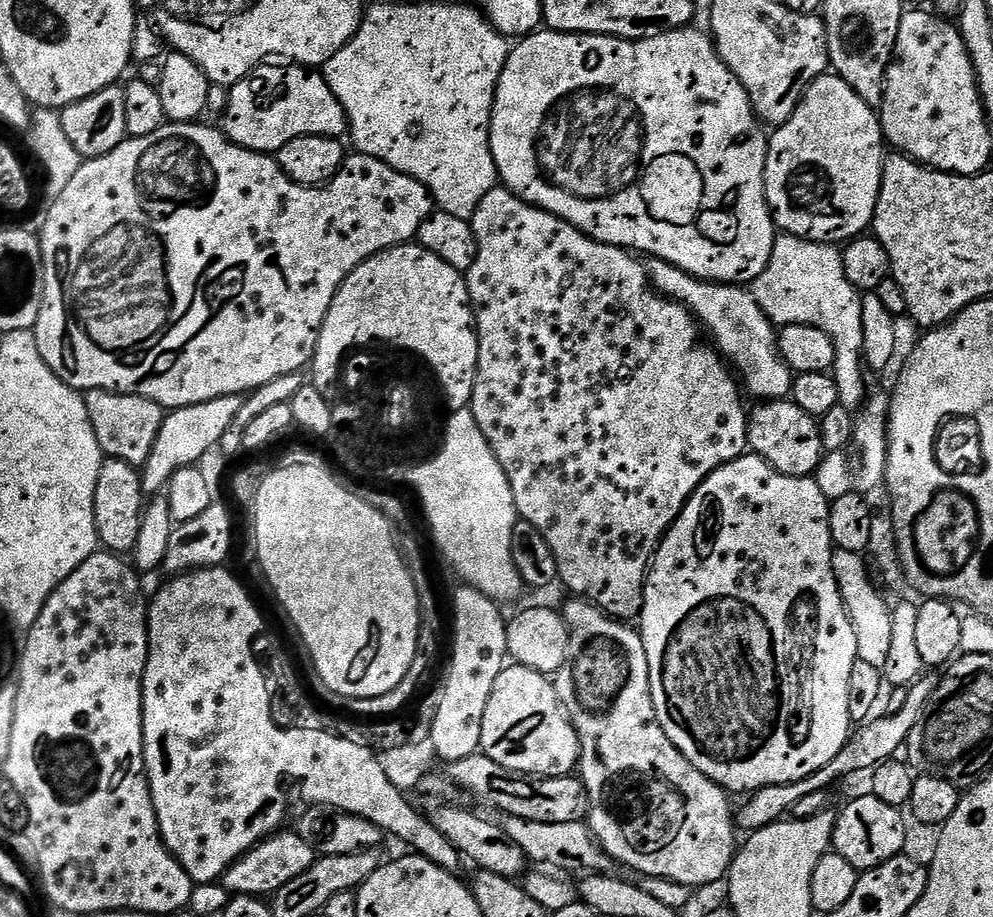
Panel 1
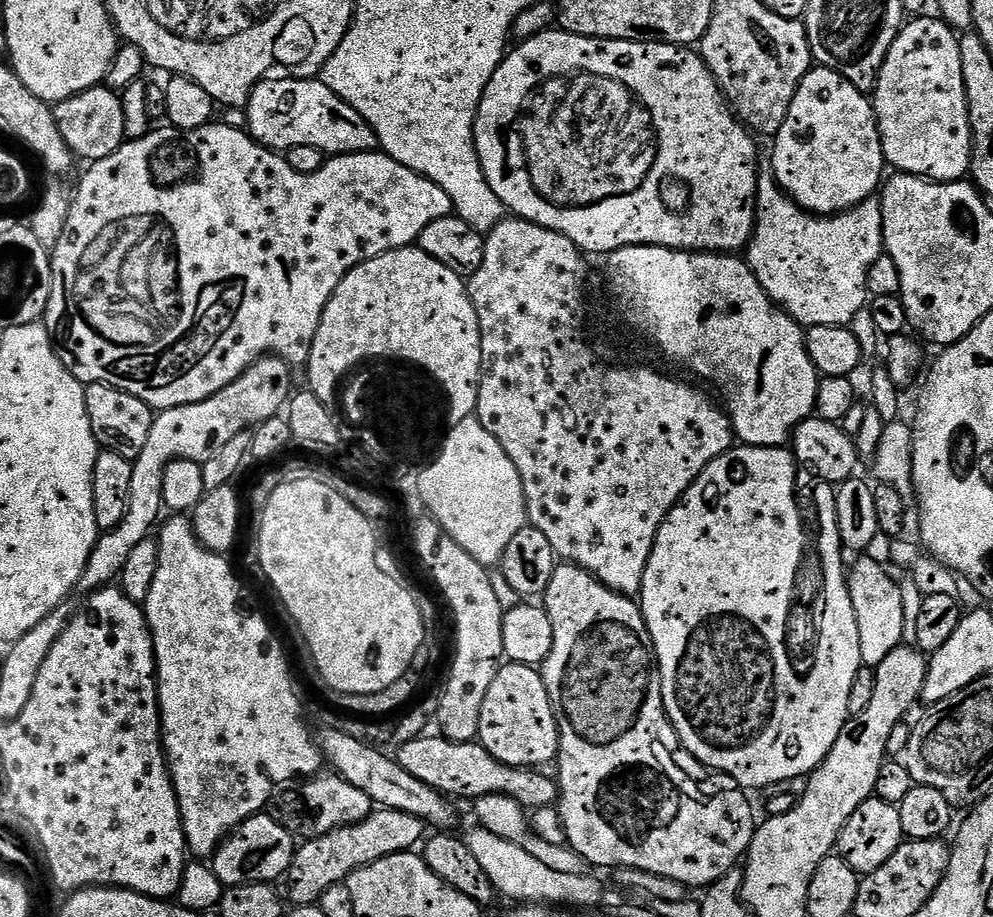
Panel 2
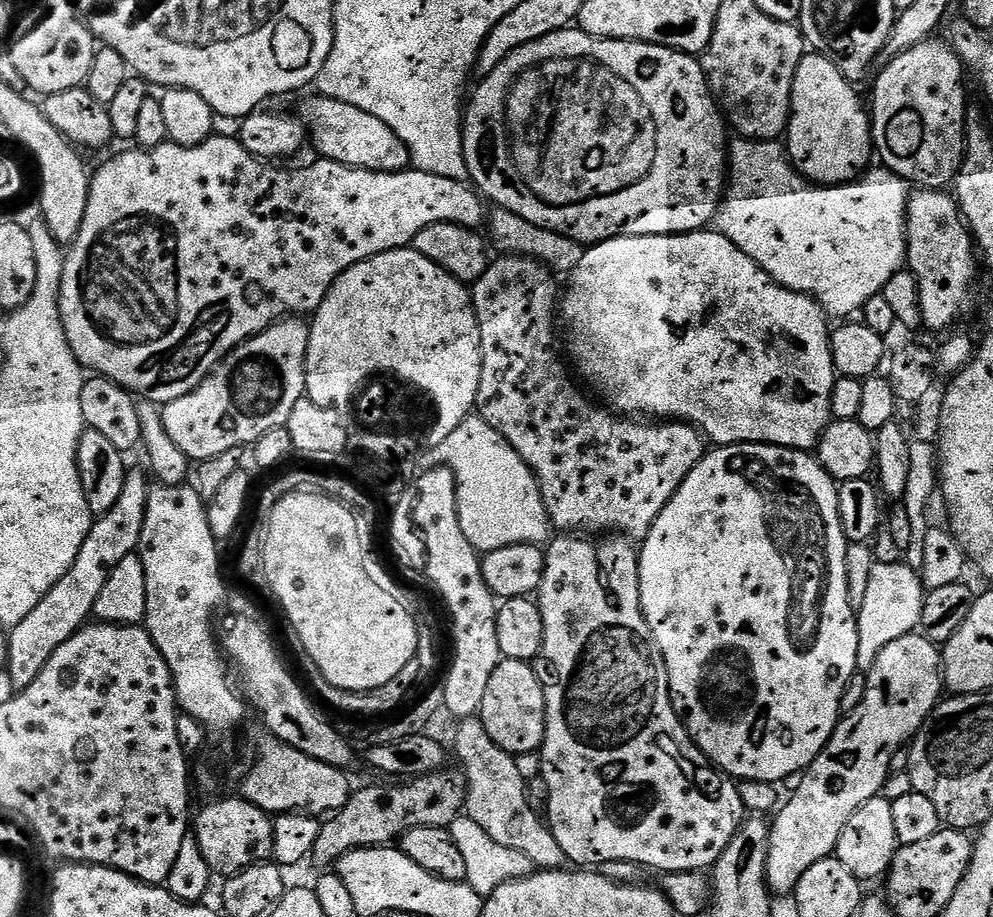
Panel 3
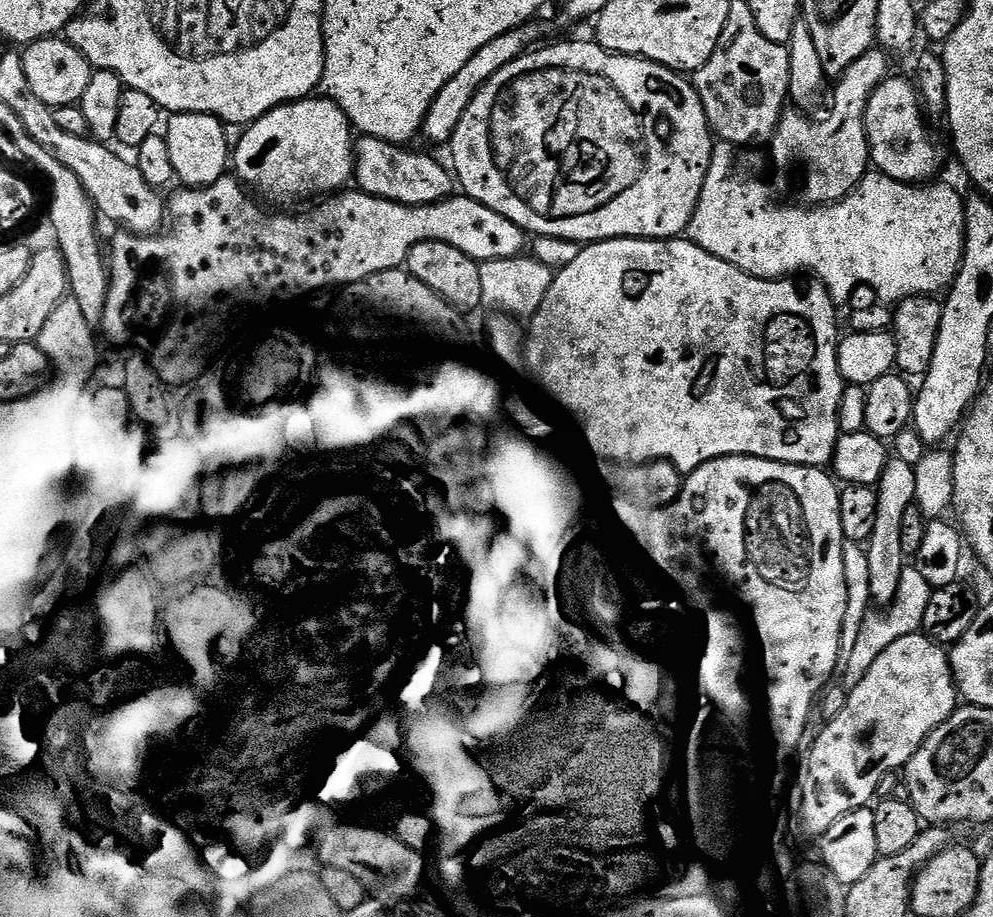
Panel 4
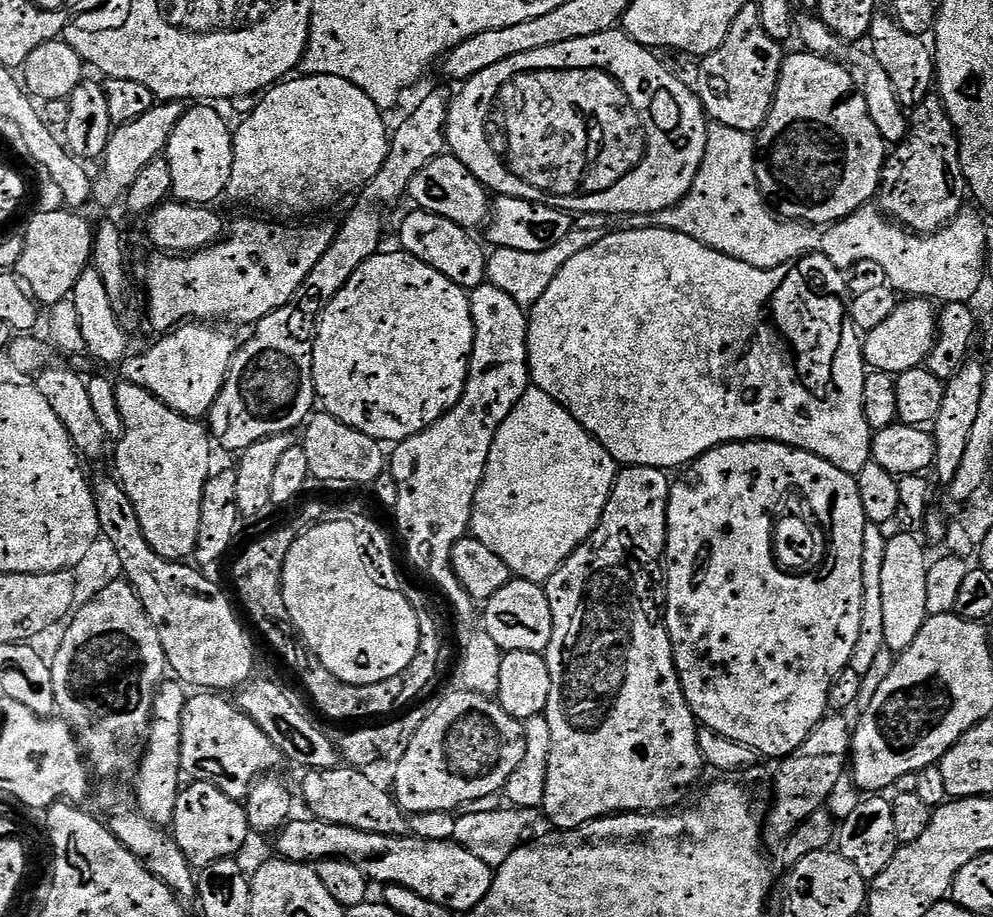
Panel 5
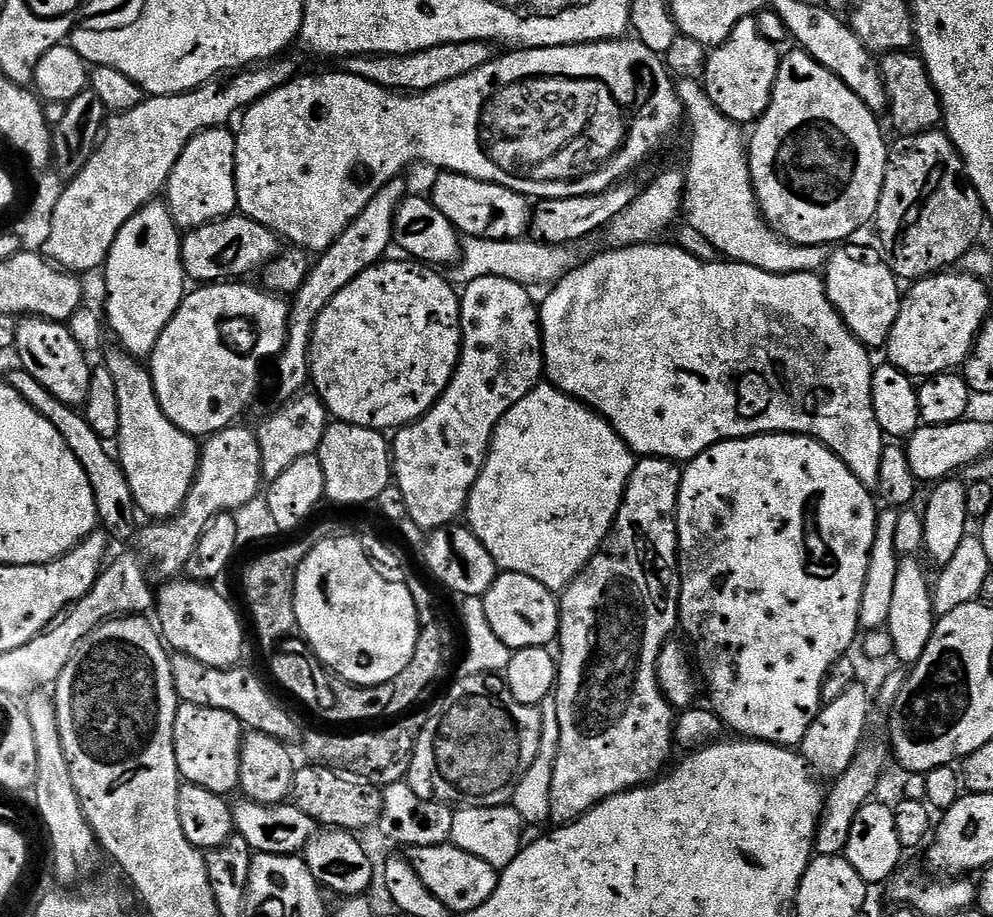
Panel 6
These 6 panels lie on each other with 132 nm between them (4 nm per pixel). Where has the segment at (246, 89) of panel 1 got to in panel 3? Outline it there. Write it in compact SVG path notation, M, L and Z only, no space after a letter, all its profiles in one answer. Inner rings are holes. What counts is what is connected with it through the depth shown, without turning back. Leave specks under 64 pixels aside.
M316 98L308 108L306 128L323 159L375 172L407 172L413 167L412 152L406 142L390 130L382 118L374 118L374 114L366 114L366 110L358 106L350 106L341 100Z

